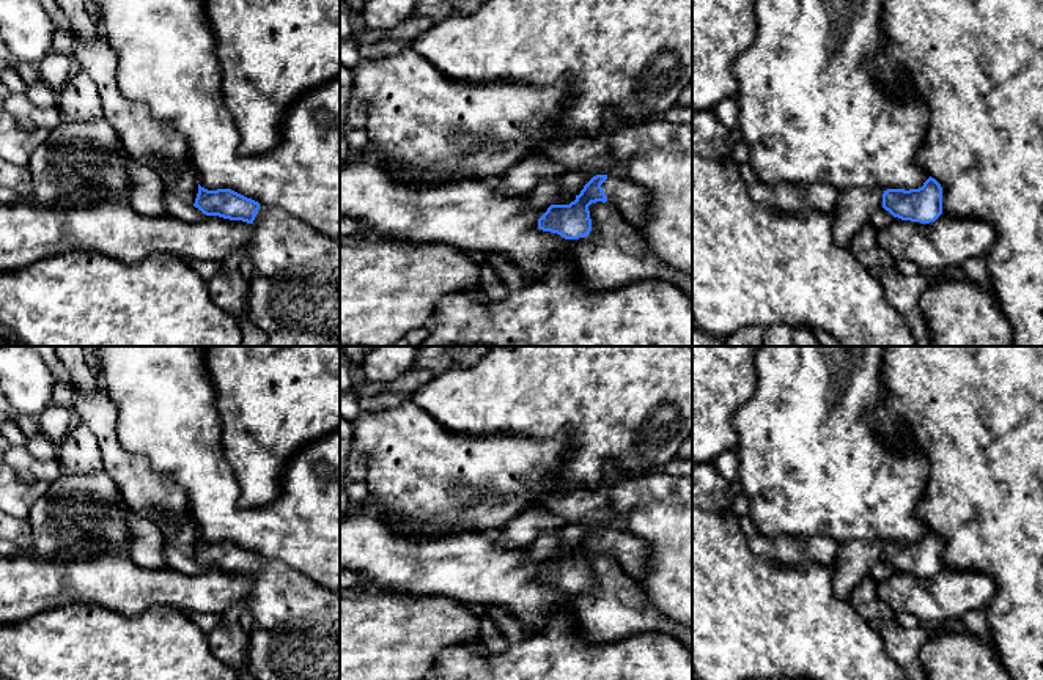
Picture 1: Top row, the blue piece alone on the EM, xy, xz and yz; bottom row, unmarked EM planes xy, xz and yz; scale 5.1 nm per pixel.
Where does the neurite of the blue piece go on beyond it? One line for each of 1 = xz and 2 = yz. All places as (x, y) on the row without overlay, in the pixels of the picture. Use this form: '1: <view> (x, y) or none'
1: xz (630, 553)
2: none

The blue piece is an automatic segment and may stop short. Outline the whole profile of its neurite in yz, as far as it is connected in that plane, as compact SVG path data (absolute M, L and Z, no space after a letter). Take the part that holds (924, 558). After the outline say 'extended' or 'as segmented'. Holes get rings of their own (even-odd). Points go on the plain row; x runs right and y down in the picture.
M930 529L919 541L887 541L883 560L901 573L934 575L942 567L942 540Z | as segmented

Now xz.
M615 527L593 529L569 557L551 557L538 571L538 581L565 592L585 590L592 584L588 559L609 556L626 575L640 579L648 570L648 545L626 530Z | extended

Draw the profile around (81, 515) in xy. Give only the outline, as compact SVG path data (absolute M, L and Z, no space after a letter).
M104 469L61 474L30 510L27 521L33 551L52 560L127 552L131 530L124 504L116 483Z

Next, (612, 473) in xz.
M607 461L604 468L604 486L606 490L610 488L612 485L626 480L628 475L621 471L617 461Z

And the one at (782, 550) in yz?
M760 532L749 538L750 549L772 564L799 565L804 559L832 568L838 543L827 537L799 540L796 537L769 538Z

